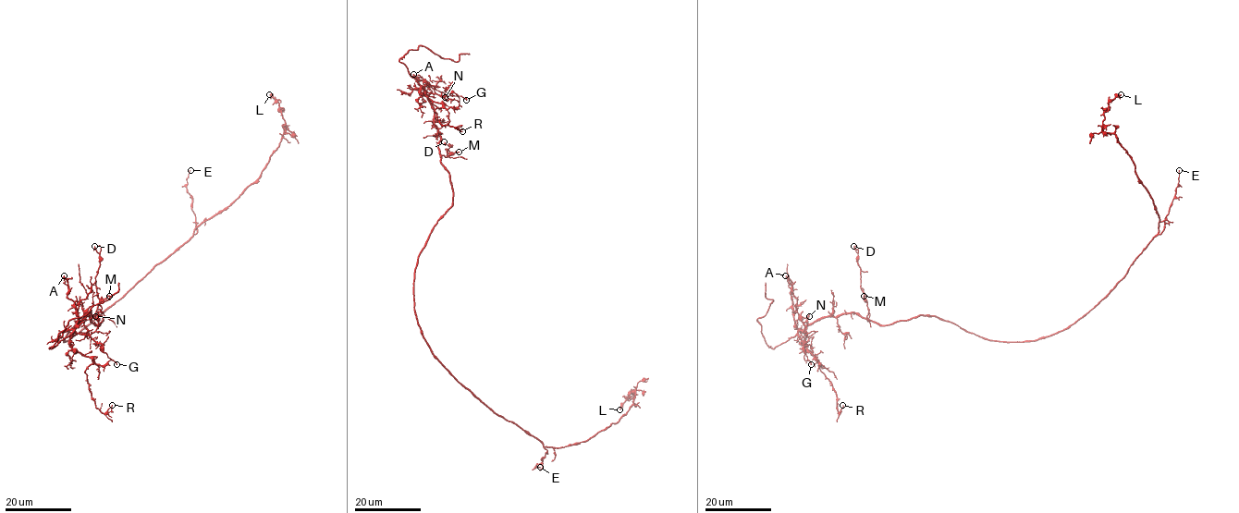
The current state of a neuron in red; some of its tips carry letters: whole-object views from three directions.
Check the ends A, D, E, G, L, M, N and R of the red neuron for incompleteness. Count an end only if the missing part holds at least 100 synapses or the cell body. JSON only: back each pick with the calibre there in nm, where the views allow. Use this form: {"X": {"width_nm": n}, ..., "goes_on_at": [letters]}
{"goes_on_at": []}

